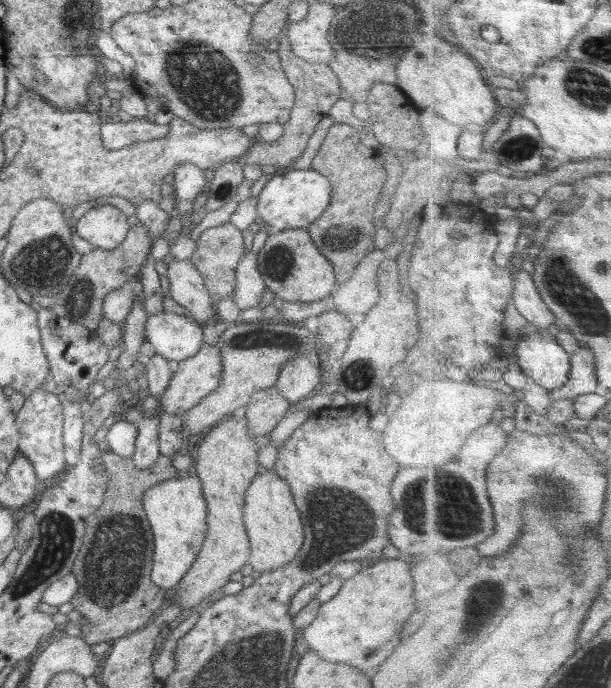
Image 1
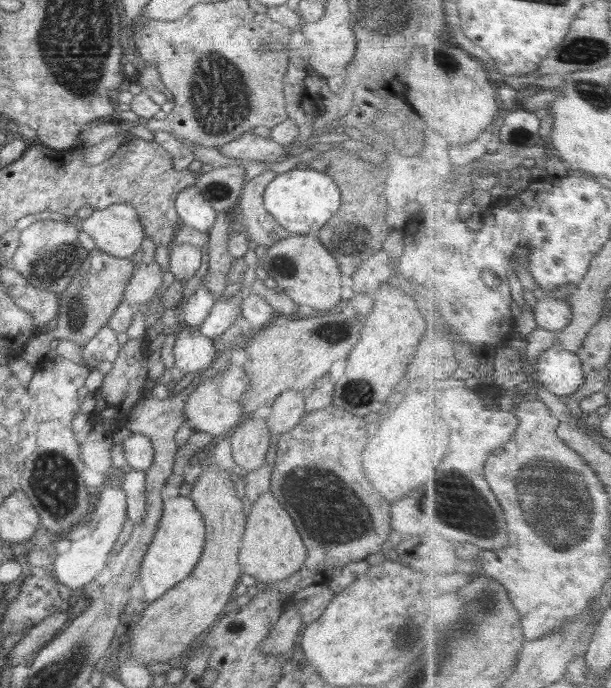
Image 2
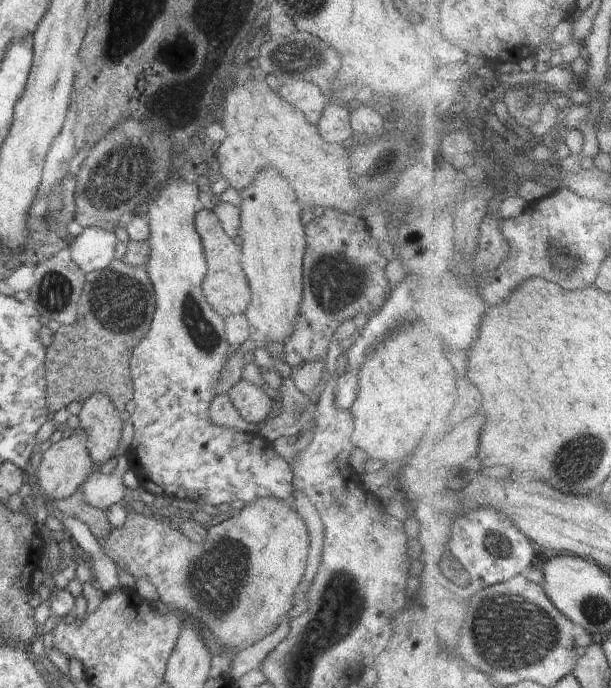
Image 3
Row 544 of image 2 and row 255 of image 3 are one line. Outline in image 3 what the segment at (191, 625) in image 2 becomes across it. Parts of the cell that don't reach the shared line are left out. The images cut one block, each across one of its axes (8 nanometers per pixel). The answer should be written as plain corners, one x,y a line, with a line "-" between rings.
200,208
196,211
195,231
201,238
207,262
207,273
202,281
202,290
208,304
221,317
244,314
251,301
251,290
241,265
241,248
228,238
214,210

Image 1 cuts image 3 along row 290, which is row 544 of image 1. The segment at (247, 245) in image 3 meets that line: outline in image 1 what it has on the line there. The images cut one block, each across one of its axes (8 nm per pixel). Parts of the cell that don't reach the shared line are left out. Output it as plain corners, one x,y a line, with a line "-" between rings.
272,468
261,469
245,492
243,521
251,544
248,564
258,572
288,566
304,542
300,512
292,502
290,488
276,474

